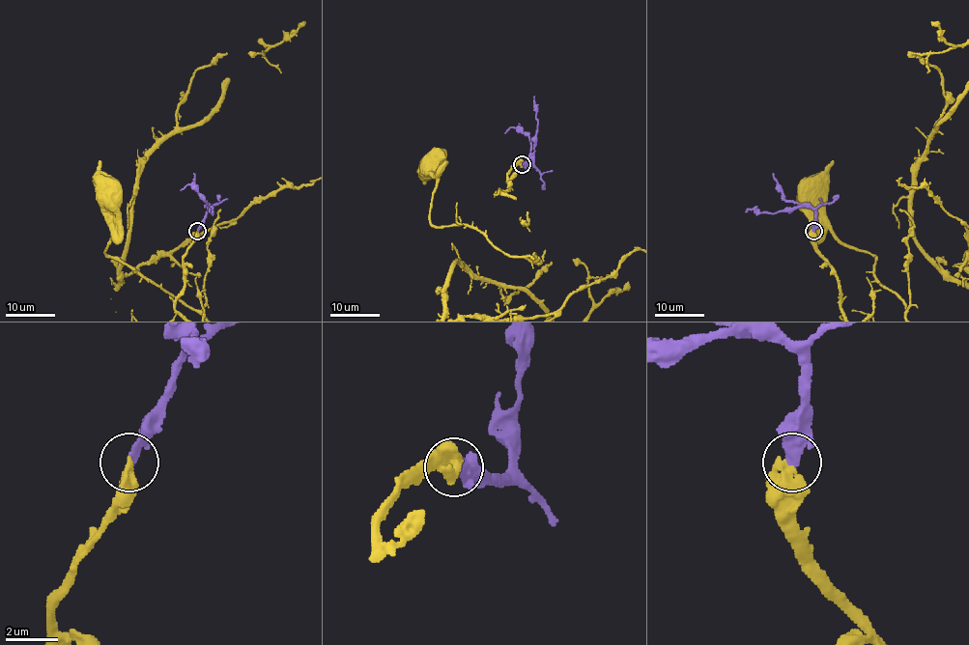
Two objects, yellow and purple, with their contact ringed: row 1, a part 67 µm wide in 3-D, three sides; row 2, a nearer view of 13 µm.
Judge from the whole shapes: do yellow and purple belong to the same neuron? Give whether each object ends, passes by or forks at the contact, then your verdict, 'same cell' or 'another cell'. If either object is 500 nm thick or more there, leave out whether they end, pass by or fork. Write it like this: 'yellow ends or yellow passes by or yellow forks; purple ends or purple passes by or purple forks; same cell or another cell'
yellow ends; purple ends; same cell

